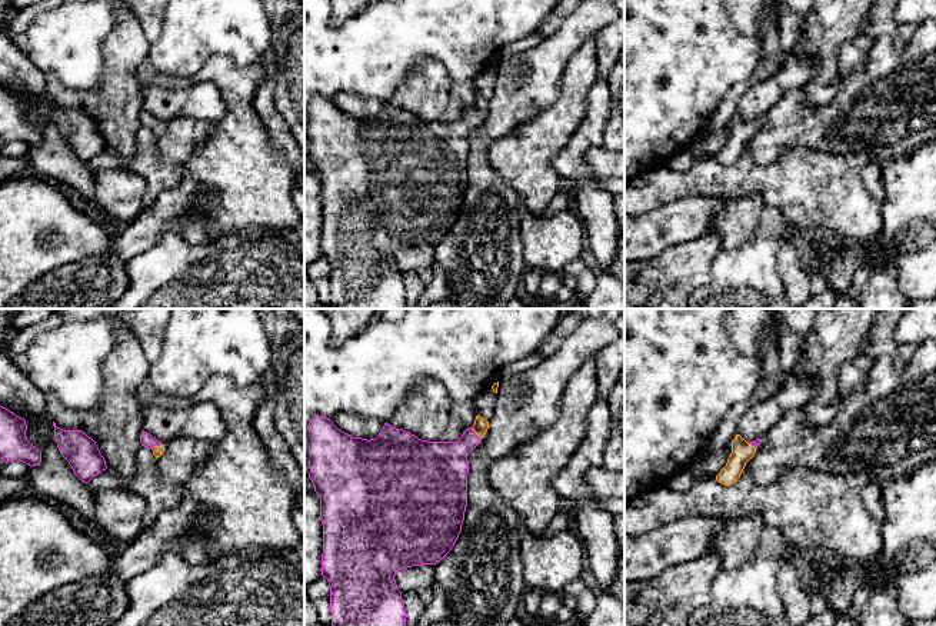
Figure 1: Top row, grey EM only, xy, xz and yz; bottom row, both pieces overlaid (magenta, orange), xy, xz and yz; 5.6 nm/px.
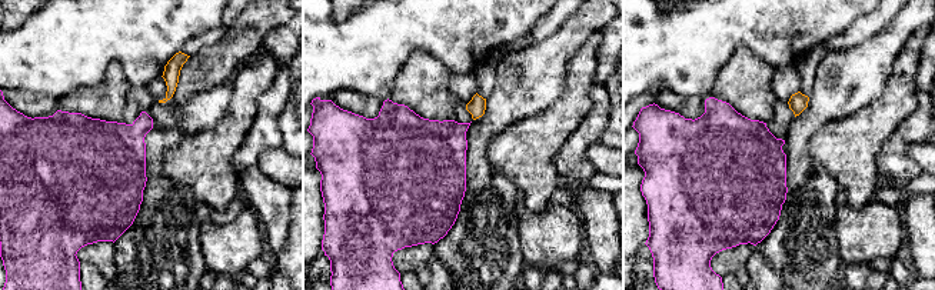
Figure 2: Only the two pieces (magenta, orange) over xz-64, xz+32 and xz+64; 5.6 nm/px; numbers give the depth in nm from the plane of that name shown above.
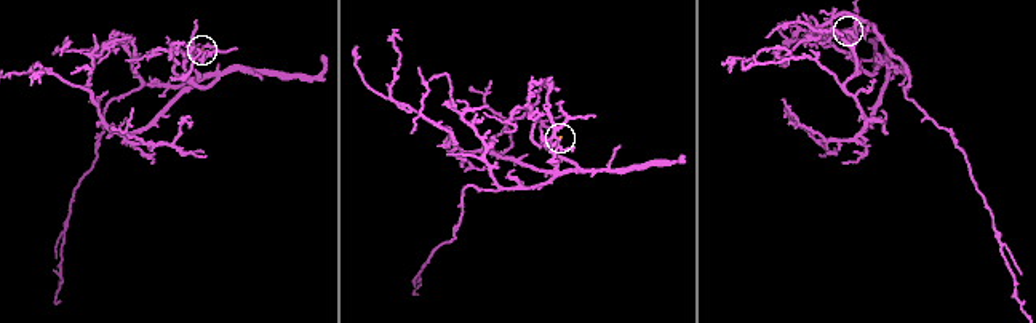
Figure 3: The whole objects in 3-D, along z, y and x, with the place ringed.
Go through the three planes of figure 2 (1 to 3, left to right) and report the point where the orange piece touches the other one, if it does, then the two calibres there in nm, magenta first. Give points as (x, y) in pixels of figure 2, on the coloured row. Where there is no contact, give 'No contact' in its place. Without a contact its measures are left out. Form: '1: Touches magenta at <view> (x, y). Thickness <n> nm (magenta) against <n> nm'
1: No contact
2: No contact
3: No contact

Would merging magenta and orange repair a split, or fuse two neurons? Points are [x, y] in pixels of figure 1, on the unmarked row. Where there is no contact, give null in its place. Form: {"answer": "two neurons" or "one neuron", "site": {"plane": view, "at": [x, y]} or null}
{"answer": "one neuron", "site": {"plane": "xz", "at": [475, 113]}}

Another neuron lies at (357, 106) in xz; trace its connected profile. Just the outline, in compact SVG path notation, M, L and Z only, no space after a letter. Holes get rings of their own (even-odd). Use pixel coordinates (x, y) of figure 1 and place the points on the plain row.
M336 91L329 97L342 111L362 119L376 119L384 103L374 97L356 96L350 91Z

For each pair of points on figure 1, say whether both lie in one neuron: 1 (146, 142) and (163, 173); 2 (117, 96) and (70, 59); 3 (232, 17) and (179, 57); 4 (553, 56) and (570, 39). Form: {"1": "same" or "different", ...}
{"1": "same", "2": "different", "3": "same", "4": "same"}

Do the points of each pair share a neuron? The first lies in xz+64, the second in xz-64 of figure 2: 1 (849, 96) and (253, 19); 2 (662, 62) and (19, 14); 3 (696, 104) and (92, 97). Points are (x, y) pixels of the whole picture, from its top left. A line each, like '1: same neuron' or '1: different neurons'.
1: same neuron
2: different neurons
3: different neurons

